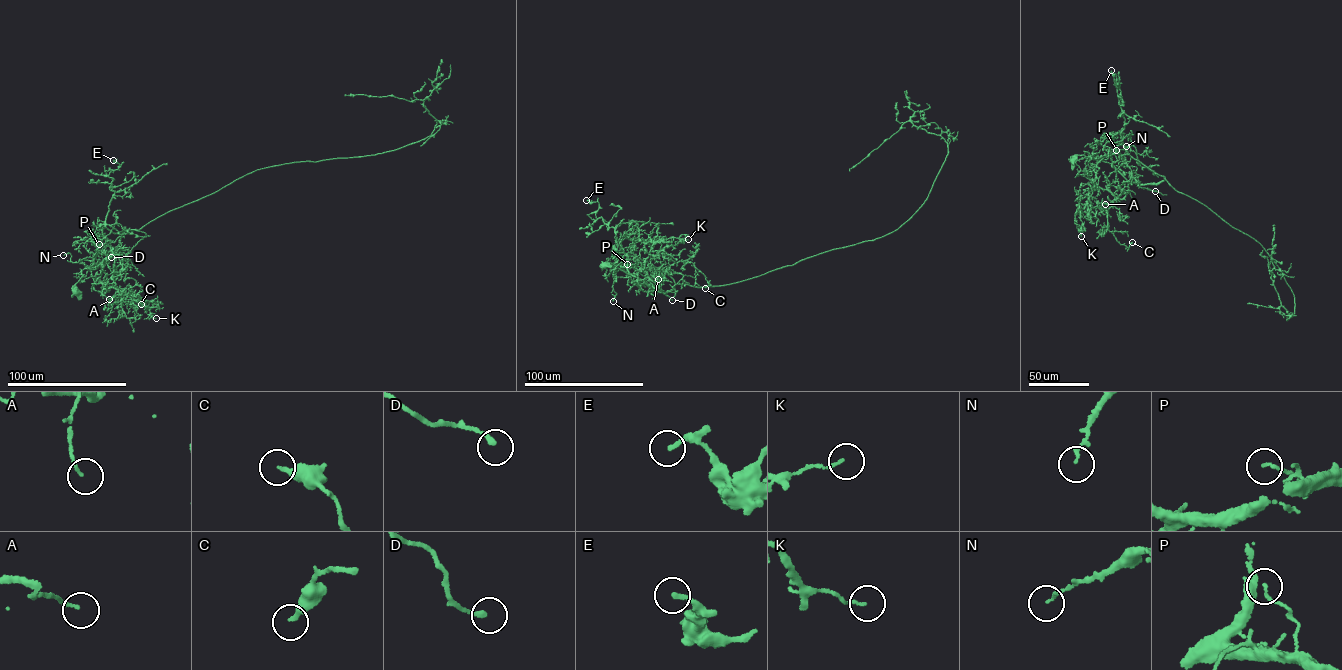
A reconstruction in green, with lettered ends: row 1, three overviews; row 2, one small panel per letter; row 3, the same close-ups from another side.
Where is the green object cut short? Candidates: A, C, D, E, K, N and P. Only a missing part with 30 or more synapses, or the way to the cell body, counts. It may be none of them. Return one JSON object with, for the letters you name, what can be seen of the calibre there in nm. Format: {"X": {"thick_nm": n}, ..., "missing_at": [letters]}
{"missing_at": []}

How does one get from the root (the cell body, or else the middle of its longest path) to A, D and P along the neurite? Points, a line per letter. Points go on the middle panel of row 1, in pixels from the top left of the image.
A: (603, 264), (617, 265), (629, 260), (625, 255), (629, 252), (631, 274), (661, 290), (663, 275), (658, 279)
D: (603, 264), (617, 265), (629, 260), (625, 255), (629, 252), (627, 265), (654, 270), (650, 283), (672, 300)
P: (603, 264), (617, 265), (629, 260), (625, 255), (629, 252), (627, 265), (631, 265), (627, 264)

